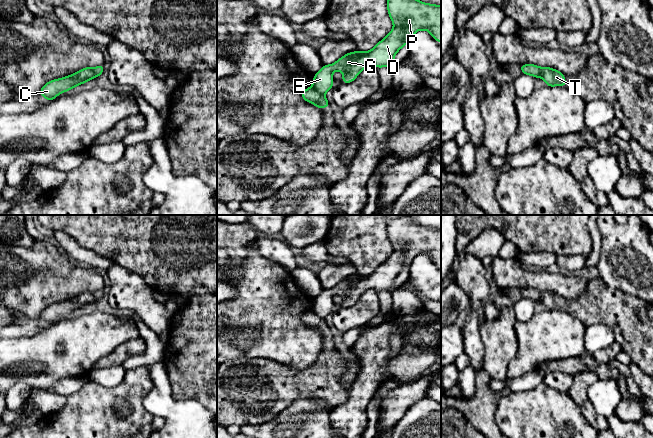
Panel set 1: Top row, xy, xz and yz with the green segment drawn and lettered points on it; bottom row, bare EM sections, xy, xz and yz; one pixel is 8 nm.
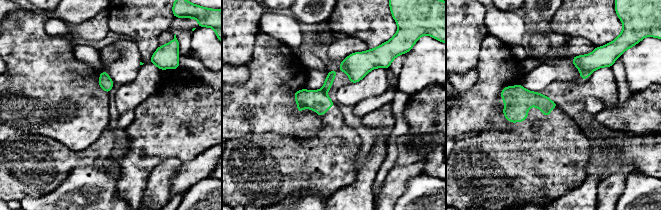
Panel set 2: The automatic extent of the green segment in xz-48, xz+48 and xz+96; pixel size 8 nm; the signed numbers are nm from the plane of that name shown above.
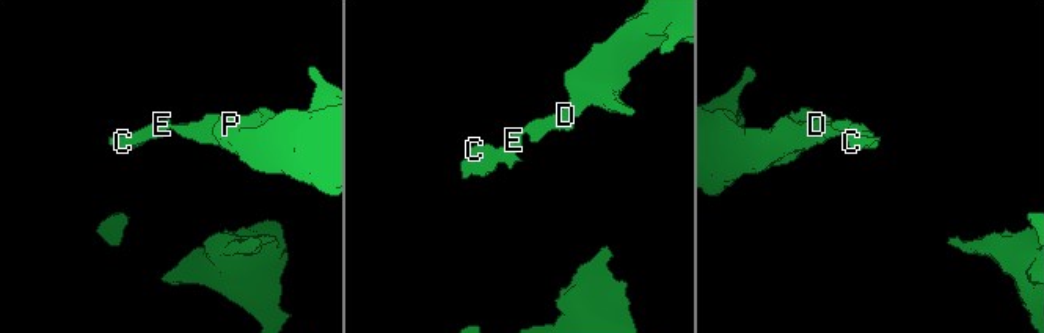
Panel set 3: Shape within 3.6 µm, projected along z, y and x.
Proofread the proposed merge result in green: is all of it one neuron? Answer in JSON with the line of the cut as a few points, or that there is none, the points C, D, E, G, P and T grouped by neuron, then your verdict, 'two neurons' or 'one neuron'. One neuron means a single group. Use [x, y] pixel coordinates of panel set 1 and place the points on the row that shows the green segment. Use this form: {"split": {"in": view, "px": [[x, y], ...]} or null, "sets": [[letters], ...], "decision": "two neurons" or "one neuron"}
{"split": {"in": "xz", "px": [[311, 87], [324, 95]]}, "sets": [["C", "T"], ["D", "E", "G", "P"]], "decision": "two neurons"}

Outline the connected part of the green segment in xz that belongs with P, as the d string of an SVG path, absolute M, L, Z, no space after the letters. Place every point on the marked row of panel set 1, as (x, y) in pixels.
M387 0L388 14L393 29L377 45L367 51L349 52L331 65L323 67L314 75L312 88L325 95L333 87L333 72L343 73L343 83L351 83L367 66L391 67L395 54L418 30L428 30L441 43L441 6L418 0Z

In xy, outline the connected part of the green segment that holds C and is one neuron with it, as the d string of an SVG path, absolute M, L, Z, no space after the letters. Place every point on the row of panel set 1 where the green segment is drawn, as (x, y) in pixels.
M86 67L72 75L49 81L41 88L39 94L48 101L52 101L59 94L90 81L95 77L94 68Z

